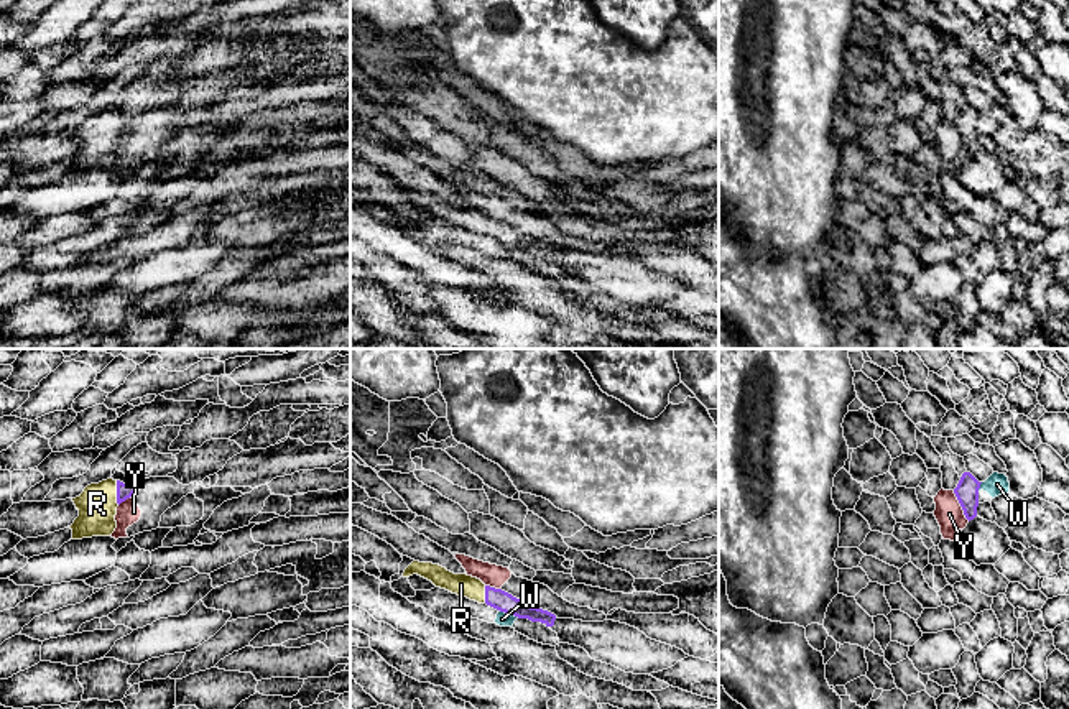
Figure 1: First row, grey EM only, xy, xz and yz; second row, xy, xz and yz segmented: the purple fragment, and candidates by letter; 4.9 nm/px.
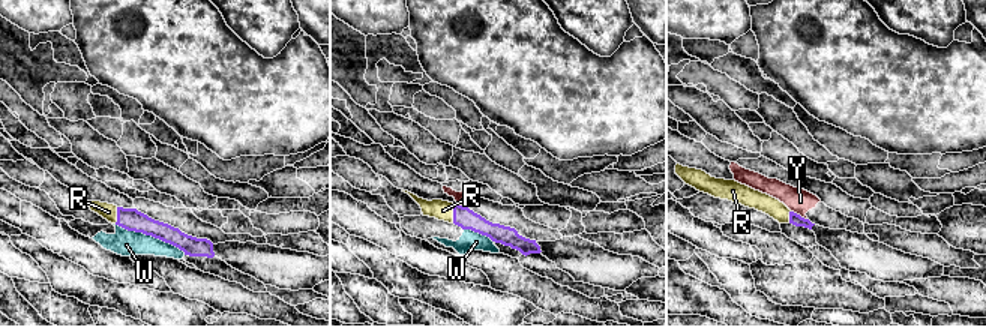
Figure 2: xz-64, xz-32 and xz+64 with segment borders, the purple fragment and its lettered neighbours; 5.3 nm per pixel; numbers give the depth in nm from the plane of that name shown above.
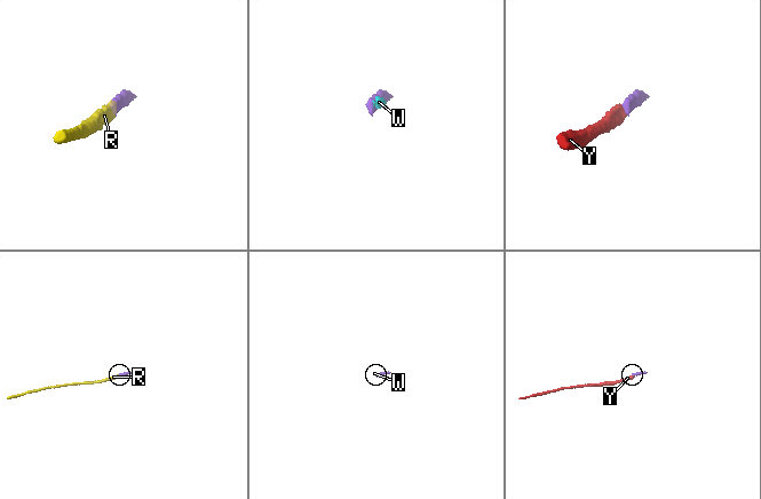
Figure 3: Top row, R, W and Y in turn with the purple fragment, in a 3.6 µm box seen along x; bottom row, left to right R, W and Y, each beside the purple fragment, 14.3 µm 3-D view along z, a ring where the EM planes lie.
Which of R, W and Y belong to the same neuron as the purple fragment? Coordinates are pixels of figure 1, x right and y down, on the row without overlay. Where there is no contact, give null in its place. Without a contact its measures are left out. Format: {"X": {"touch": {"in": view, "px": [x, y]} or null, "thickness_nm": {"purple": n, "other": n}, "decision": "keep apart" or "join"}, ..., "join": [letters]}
{"R": {"touch": {"in": "xy", "px": [117, 124]}, "thickness_nm": {"purple": 70, "other": 190}, "decision": "join"}, "W": {"touch": {"in": "xz", "px": [509, 244]}, "thickness_nm": {"purple": 100, "other": 70}, "decision": "keep apart"}, "Y": {"touch": {"in": "yz", "px": [961, 137]}, "thickness_nm": {"purple": 110, "other": 140}, "decision": "keep apart"}, "join": ["R"]}

